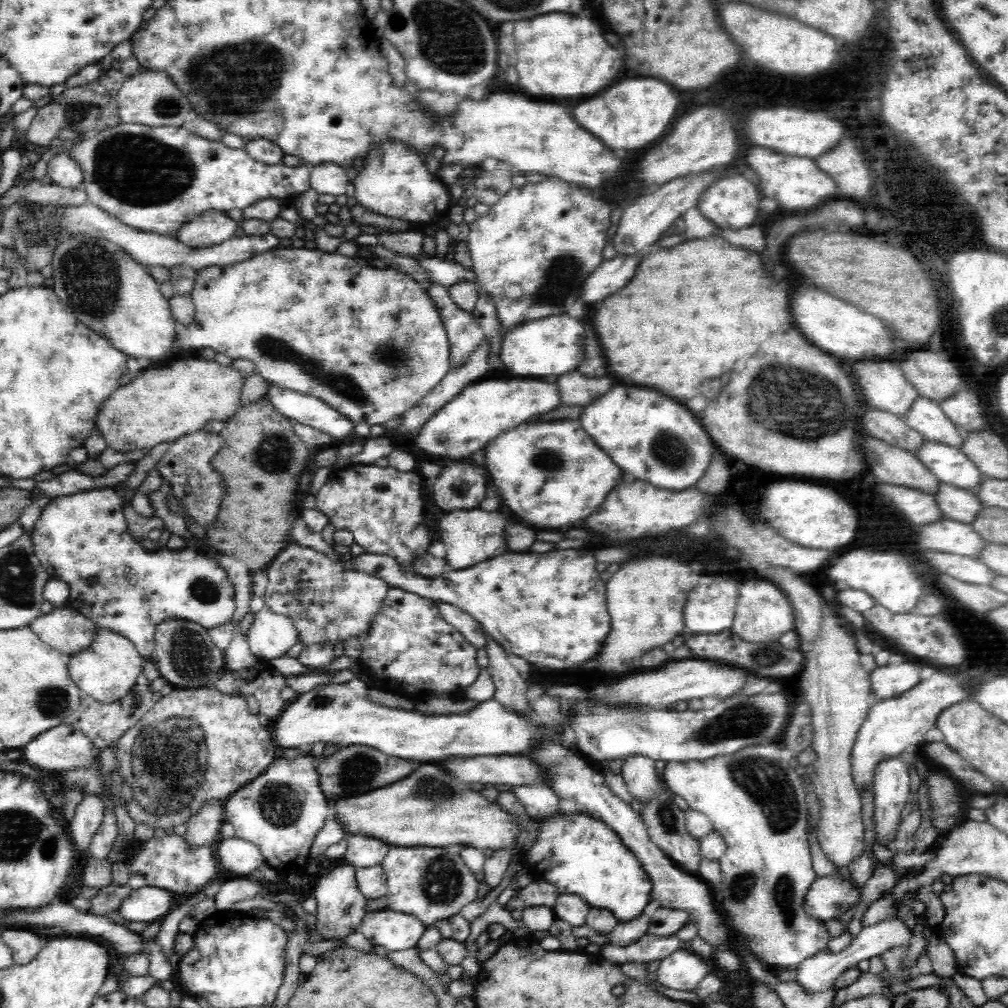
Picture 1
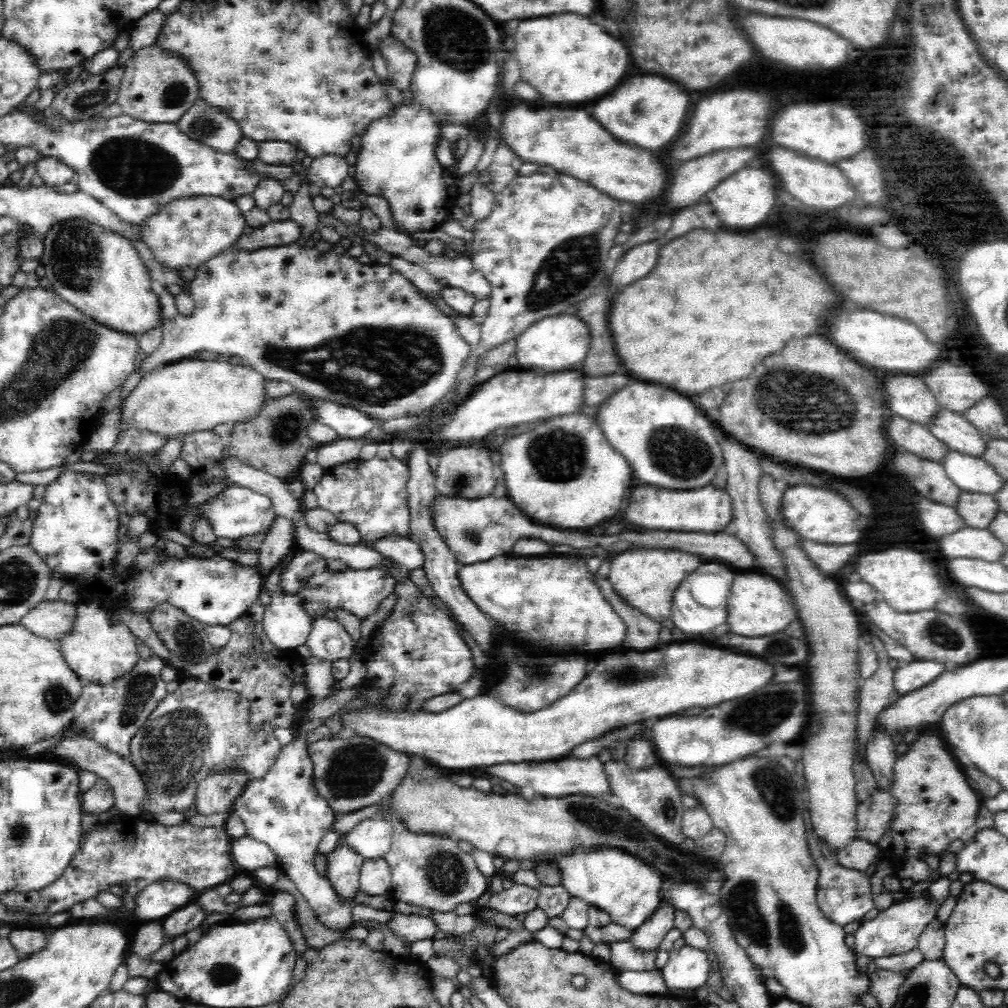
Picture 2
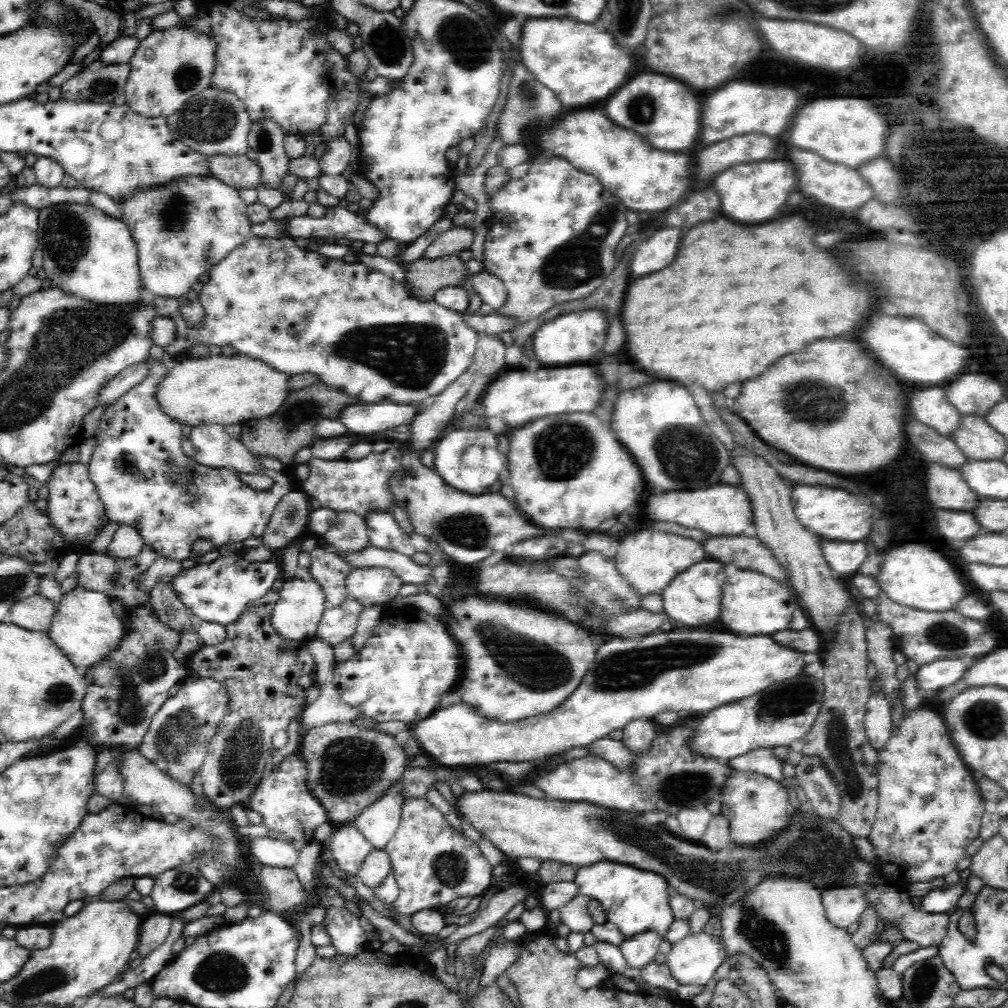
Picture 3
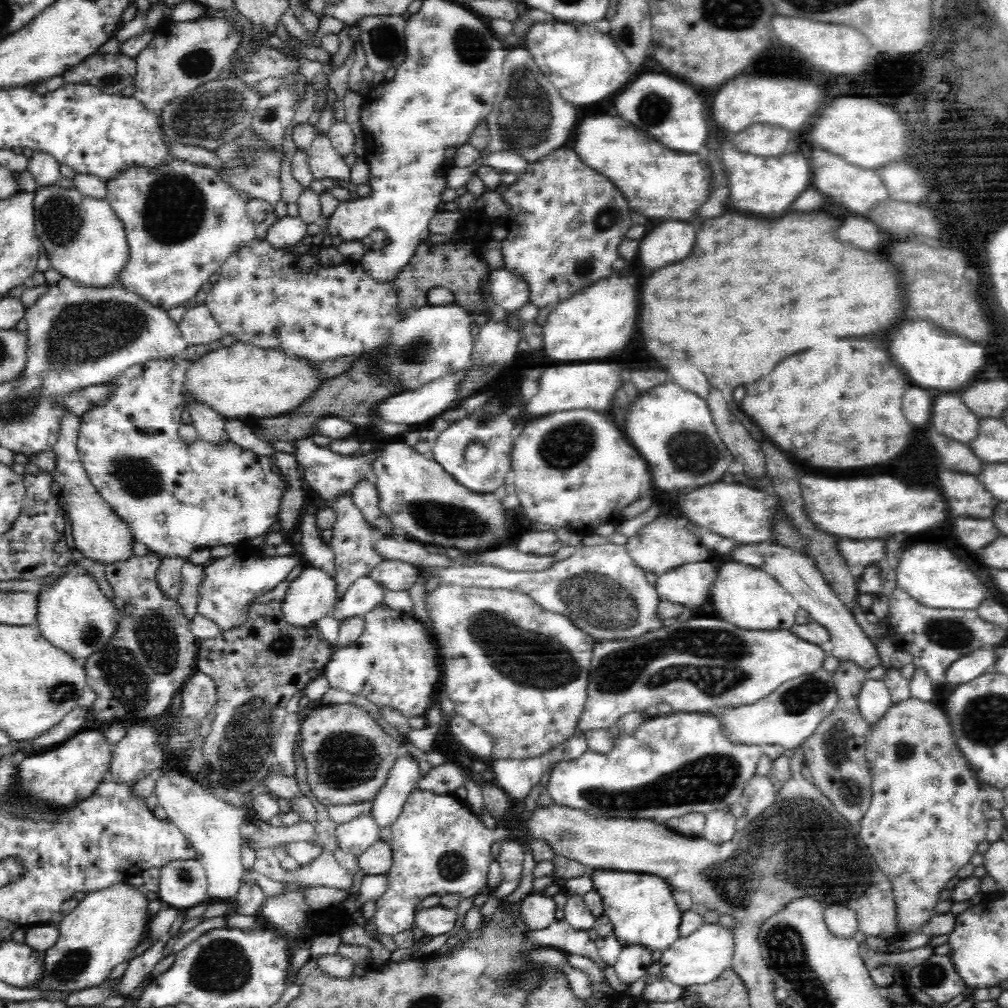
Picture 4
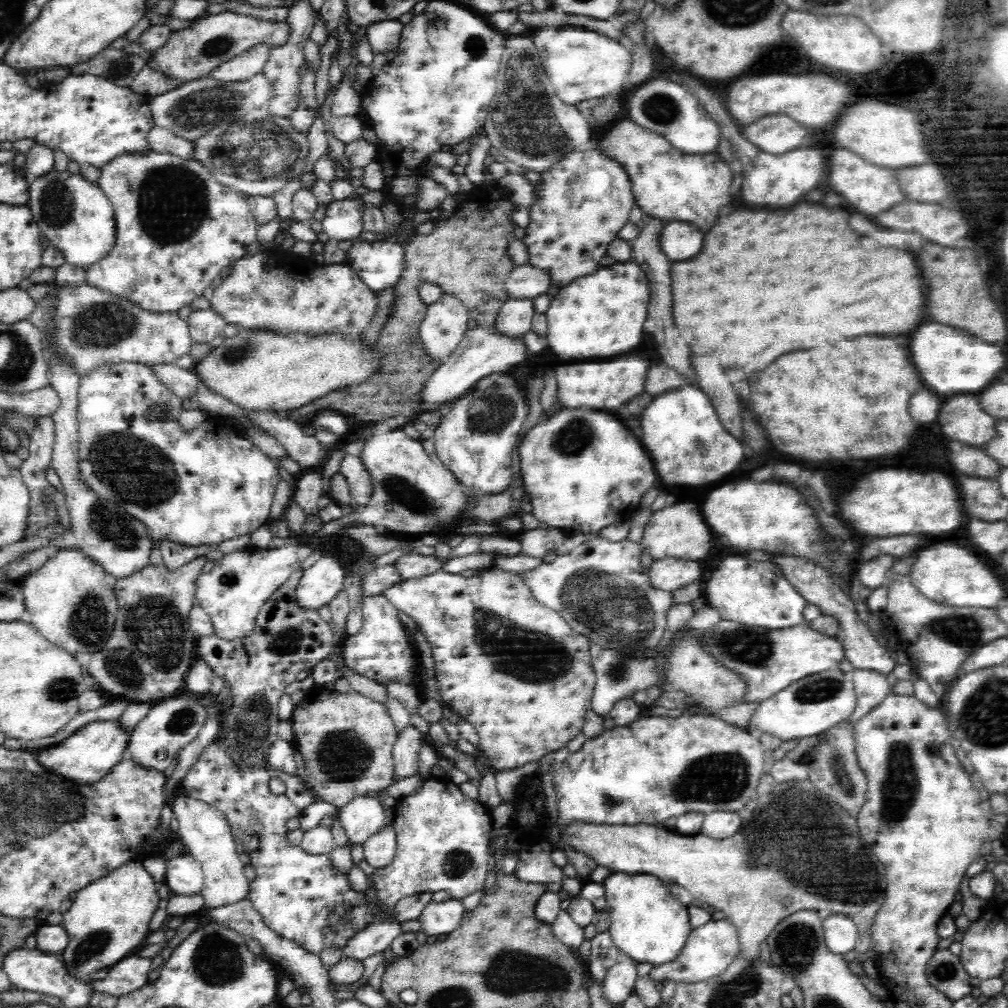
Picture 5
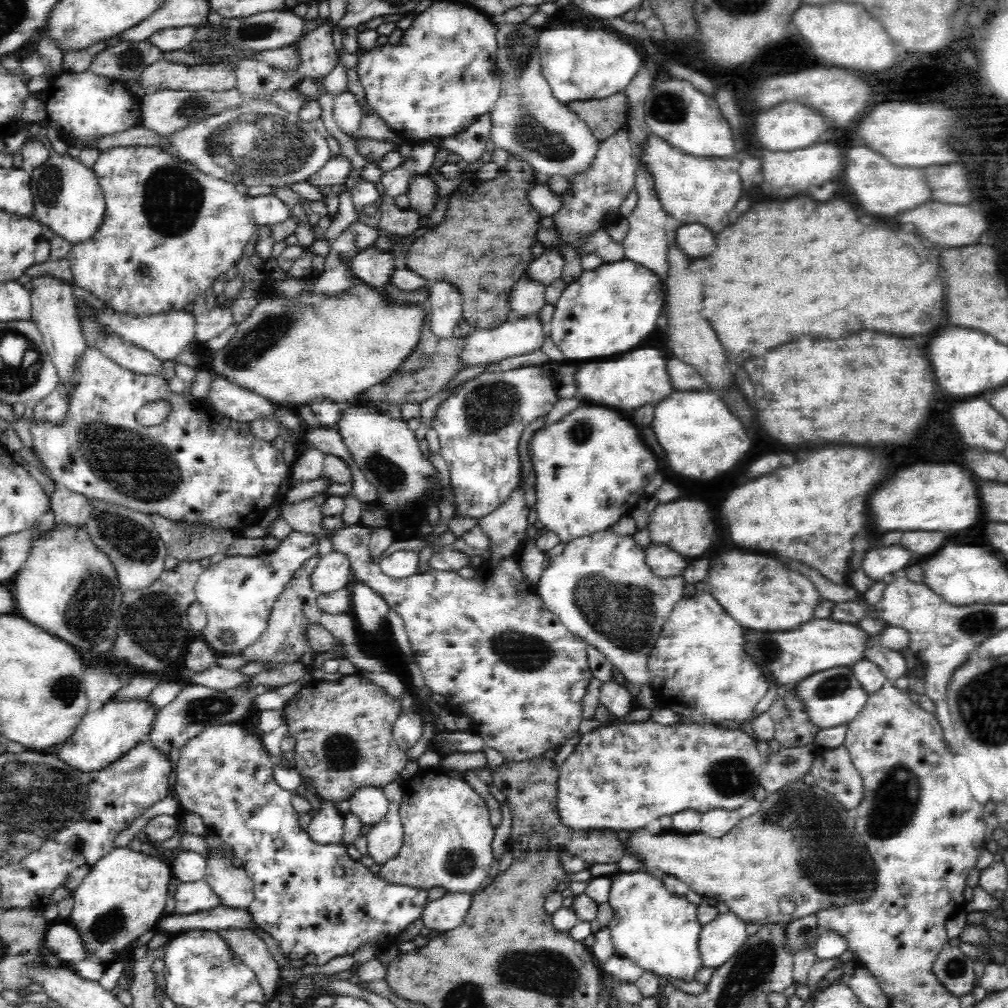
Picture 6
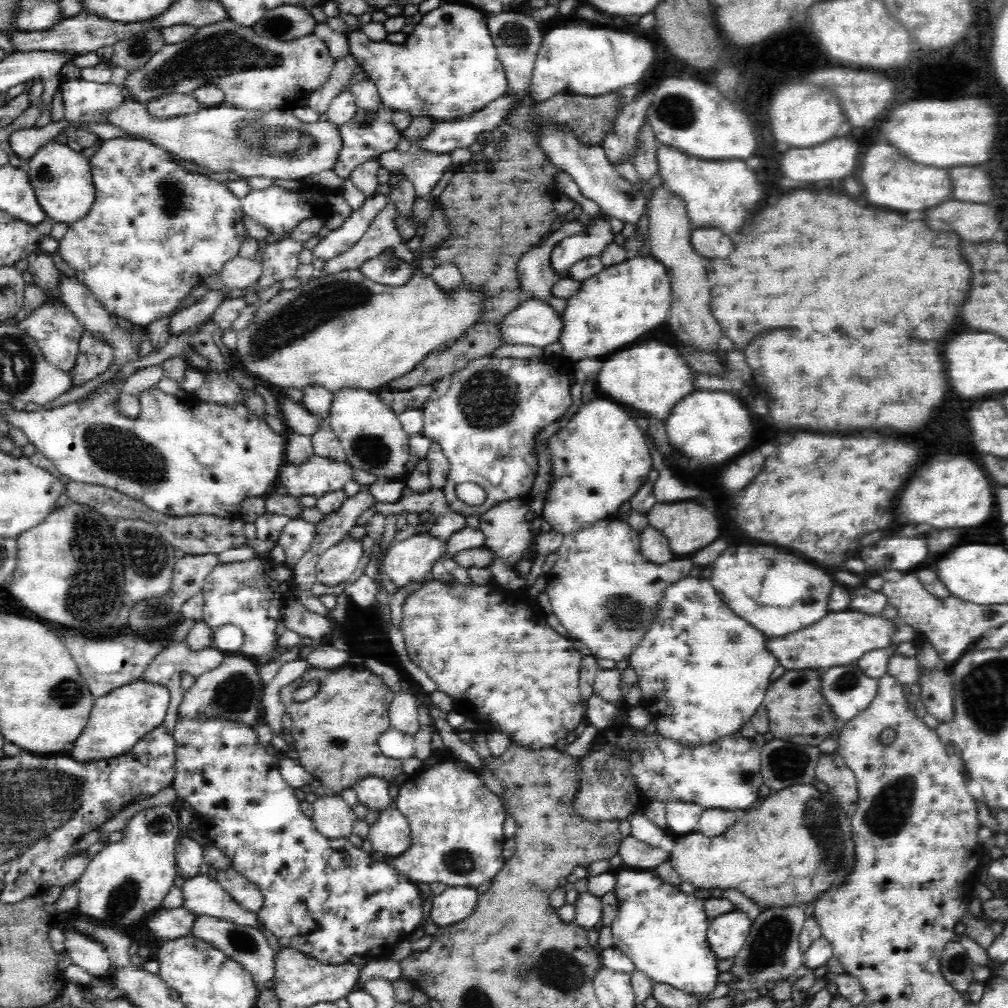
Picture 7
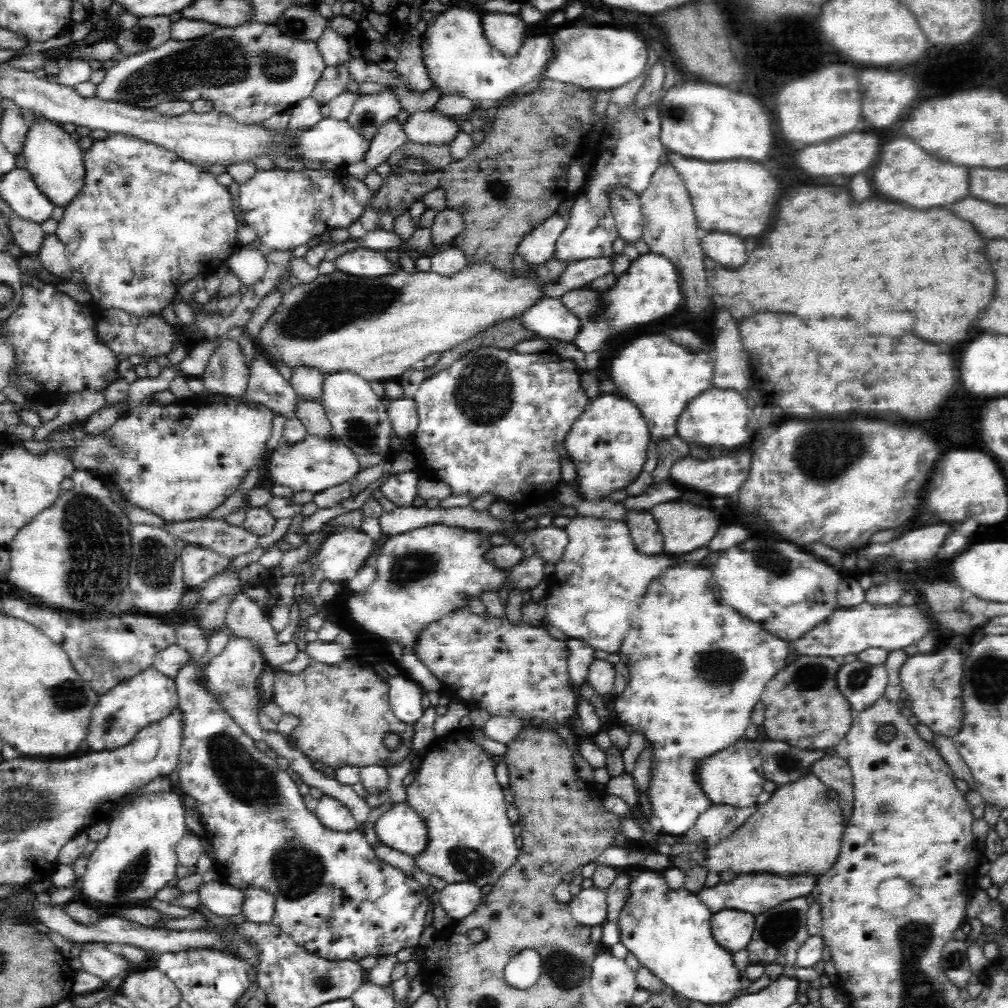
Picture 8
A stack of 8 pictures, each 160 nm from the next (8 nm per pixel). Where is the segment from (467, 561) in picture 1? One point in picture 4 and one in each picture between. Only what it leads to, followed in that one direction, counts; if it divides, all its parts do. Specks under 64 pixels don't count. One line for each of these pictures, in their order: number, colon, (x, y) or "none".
2: (475, 530)
3: (468, 528)
4: (418, 495)

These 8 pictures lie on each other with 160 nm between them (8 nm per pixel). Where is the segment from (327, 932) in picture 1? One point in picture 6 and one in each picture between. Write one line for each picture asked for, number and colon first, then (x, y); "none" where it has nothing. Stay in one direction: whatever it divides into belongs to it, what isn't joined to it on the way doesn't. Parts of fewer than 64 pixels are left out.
2: (343, 866)
3: (348, 847)
4: (354, 837)
5: (363, 817)
6: (369, 804)

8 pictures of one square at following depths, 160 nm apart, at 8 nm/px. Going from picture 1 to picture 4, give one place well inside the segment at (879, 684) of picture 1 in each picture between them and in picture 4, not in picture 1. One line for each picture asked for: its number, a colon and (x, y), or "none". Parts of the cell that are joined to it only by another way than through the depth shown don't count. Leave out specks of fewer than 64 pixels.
2: (908, 677)
3: (933, 676)
4: (965, 669)

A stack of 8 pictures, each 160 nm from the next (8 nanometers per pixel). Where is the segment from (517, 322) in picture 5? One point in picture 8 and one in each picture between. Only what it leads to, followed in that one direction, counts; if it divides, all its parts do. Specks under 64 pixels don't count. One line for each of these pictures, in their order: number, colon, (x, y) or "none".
6: (526, 298)
7: (535, 276)
8: (538, 246)

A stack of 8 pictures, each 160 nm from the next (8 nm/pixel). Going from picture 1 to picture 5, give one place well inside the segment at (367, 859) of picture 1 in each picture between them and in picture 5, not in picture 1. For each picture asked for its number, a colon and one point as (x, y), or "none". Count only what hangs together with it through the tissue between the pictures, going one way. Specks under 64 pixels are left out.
2: (370, 839)
3: (377, 823)
4: (387, 805)
5: (405, 761)

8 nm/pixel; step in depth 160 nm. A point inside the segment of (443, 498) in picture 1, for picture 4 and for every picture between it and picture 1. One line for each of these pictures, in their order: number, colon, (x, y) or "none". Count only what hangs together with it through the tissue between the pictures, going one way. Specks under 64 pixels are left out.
2: (468, 472)
3: (488, 476)
4: (491, 425)

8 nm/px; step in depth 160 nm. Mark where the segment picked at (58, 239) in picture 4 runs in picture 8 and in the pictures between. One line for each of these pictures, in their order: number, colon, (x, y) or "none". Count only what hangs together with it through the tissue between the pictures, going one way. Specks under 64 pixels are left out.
5: (75, 215)
6: (67, 198)
7: (62, 181)
8: (54, 160)

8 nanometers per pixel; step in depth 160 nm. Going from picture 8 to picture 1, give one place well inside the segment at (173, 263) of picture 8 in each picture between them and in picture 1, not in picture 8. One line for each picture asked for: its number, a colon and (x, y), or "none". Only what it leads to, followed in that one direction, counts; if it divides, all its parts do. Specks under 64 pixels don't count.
1: (212, 228)
2: (186, 232)
3: (181, 229)
4: (182, 221)
5: (177, 228)
6: (170, 230)
7: (156, 231)

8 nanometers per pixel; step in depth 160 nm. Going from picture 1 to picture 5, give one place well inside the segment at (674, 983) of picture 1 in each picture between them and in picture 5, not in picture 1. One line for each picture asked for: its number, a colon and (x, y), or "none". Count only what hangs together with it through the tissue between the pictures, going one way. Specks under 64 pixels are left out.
2: (686, 969)
3: (693, 960)
4: (700, 957)
5: (709, 950)

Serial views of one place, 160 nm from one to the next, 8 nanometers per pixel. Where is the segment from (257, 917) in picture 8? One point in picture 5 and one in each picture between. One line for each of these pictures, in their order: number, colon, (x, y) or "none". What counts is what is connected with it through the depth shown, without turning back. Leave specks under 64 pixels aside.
5: (208, 838)
6: (232, 884)
7: (245, 893)

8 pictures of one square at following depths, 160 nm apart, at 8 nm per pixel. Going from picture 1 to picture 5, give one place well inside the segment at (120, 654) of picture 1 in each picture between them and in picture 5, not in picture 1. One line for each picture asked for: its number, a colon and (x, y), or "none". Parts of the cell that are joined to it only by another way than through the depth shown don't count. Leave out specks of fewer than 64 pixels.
2: (99, 649)
3: (86, 628)
4: (74, 615)
5: (69, 599)

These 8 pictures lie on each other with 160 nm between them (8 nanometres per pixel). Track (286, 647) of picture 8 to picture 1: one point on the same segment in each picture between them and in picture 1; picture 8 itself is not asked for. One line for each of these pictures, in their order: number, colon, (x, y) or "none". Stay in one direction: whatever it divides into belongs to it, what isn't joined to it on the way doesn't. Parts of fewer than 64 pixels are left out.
1: (82, 536)
2: (76, 532)
3: (218, 592)
4: (229, 586)
5: (240, 583)
6: (237, 594)
7: (250, 594)

